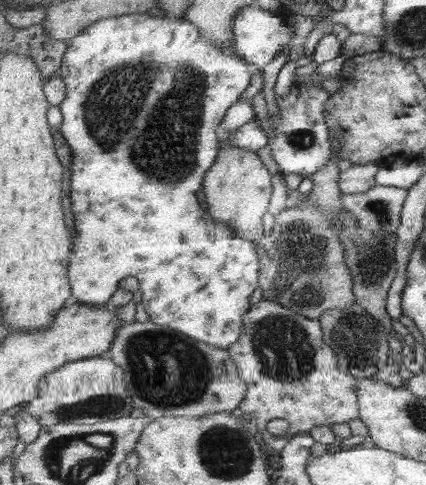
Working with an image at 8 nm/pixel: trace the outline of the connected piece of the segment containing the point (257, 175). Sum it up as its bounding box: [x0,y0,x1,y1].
[202,132,274,240]

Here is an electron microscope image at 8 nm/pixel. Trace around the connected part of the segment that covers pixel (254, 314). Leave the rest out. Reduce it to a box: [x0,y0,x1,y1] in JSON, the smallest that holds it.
[228,300,360,458]

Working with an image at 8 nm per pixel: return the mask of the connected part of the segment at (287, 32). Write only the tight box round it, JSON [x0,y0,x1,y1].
[232,5,295,70]

